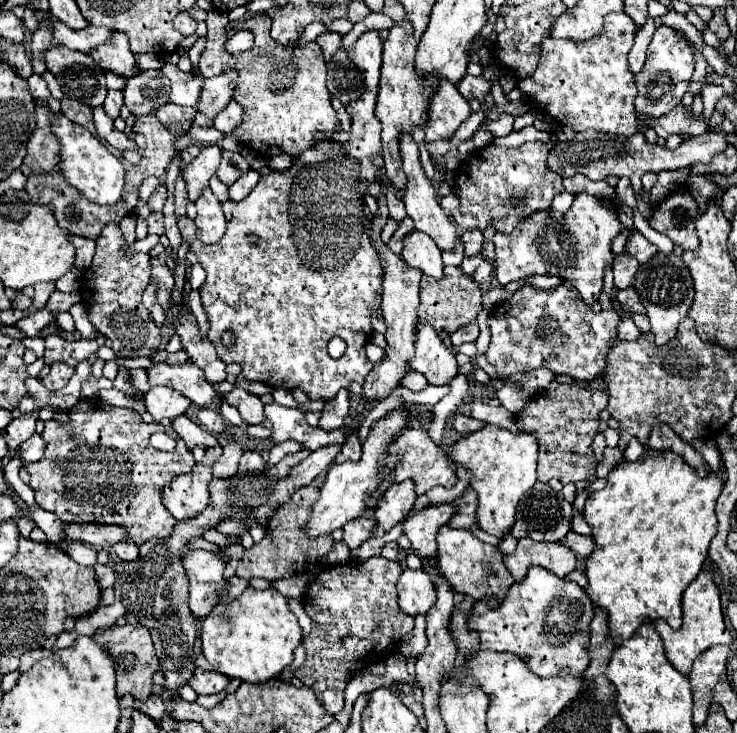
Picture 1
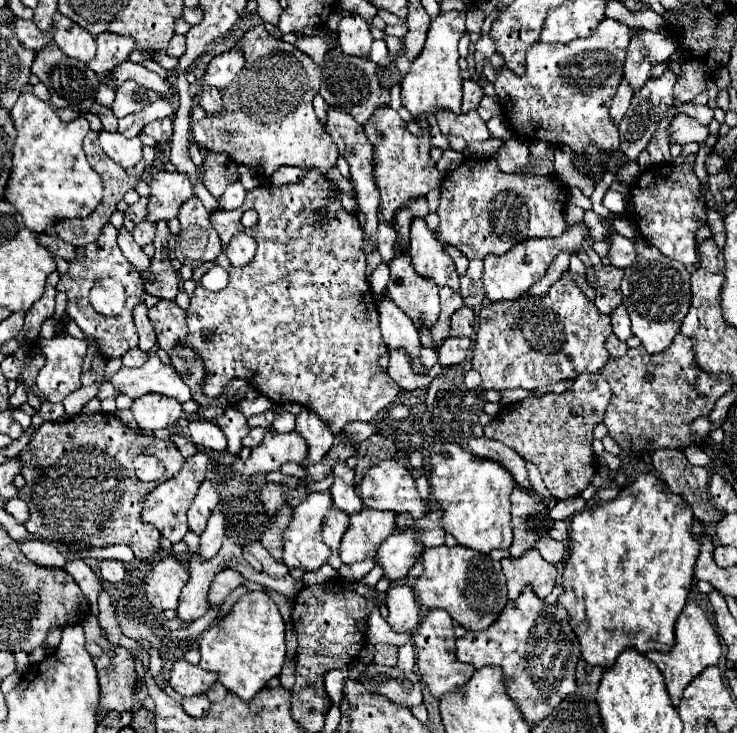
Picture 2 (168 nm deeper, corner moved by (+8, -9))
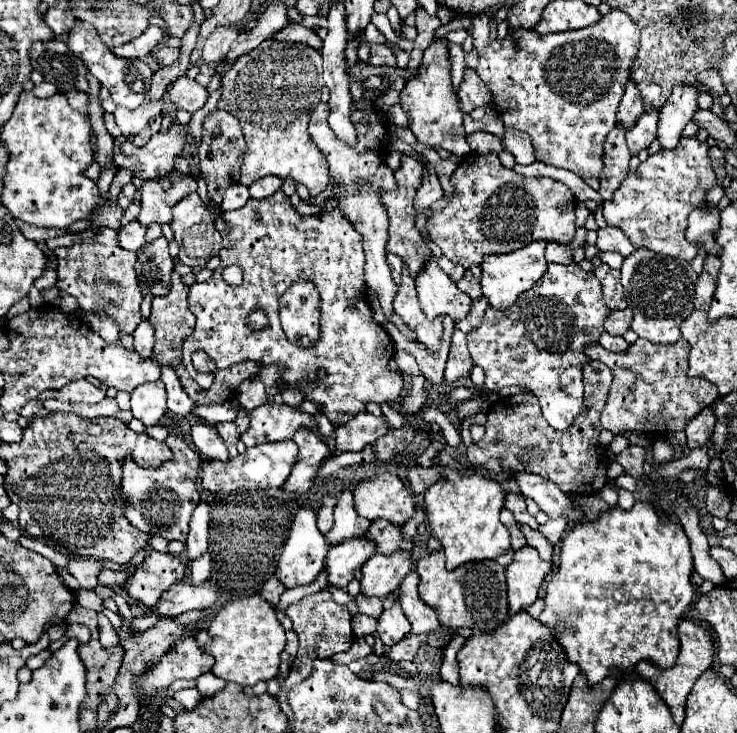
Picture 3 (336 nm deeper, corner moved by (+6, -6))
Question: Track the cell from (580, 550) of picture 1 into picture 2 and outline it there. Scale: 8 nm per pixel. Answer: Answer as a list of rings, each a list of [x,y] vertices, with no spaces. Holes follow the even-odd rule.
[[[541,536],[541,540],[537,542],[537,550],[551,564],[561,564],[569,554],[569,550],[565,548],[563,542],[557,542],[557,540],[549,538],[549,536]]]

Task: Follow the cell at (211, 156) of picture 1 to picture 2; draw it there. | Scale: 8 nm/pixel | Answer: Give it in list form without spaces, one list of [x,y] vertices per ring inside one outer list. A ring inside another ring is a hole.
[[[161,170],[151,178],[149,194],[149,220],[171,220],[177,216],[181,204],[193,198],[193,186],[189,174]]]

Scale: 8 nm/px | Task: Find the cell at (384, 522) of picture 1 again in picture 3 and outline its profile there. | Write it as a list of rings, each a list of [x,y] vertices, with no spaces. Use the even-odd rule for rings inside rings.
[[[367,537],[343,541],[327,551],[327,581],[335,587],[347,587],[353,579],[353,571],[361,569],[363,561],[367,561],[375,553],[375,545]]]

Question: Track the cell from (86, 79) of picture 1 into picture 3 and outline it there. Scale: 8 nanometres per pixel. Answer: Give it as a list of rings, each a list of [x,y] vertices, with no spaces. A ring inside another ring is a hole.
[[[51,39],[51,41],[37,41],[35,45],[31,45],[31,53],[29,53],[31,65],[35,71],[39,71],[49,83],[55,83],[57,89],[61,93],[67,93],[71,89],[77,91],[87,91],[87,67],[83,65],[83,61],[79,61],[79,57],[75,57],[67,43],[63,39]]]

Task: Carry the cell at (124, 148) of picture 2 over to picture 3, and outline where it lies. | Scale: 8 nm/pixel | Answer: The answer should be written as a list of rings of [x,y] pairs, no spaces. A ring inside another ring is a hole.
[[[173,123],[167,131],[159,131],[145,147],[135,147],[131,141],[115,147],[113,159],[117,167],[129,169],[143,181],[155,181],[159,175],[175,171],[175,157],[183,155],[187,143],[187,127]]]

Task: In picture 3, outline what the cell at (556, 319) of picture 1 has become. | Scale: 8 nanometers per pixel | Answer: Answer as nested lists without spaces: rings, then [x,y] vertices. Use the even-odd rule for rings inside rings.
[[[549,263],[539,283],[509,309],[487,309],[479,329],[467,335],[467,347],[475,365],[485,371],[485,387],[489,391],[509,385],[527,387],[539,399],[549,425],[557,431],[567,431],[583,405],[581,367],[589,361],[583,347],[599,341],[607,315],[609,309],[593,271],[583,271],[575,263]]]

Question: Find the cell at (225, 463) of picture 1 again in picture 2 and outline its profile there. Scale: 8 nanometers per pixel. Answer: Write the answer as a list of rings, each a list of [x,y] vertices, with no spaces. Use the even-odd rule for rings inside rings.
[[[205,480],[189,508],[189,528],[197,534],[203,532],[205,528],[205,522],[209,518],[209,514],[213,512],[215,504],[219,502],[219,492],[215,488],[215,482],[213,480]]]

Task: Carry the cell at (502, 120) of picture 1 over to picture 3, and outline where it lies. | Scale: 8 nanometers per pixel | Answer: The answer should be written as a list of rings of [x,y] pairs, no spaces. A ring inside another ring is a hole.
[[[435,39],[427,47],[417,77],[411,79],[401,91],[401,107],[409,119],[407,127],[419,143],[431,149],[443,147],[449,153],[463,157],[469,154],[471,149],[466,141],[465,129],[463,129],[463,113],[461,113],[457,95],[451,87],[451,63],[447,55],[449,55],[447,39]]]

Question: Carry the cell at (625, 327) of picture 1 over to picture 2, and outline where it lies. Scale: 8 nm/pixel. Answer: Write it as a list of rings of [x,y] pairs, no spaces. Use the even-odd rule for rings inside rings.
[[[613,334],[607,338],[605,348],[609,350],[609,354],[611,354],[611,356],[625,356],[625,354],[627,354],[627,350],[629,350],[627,342],[619,340],[619,338],[617,338],[617,336],[613,336]]]

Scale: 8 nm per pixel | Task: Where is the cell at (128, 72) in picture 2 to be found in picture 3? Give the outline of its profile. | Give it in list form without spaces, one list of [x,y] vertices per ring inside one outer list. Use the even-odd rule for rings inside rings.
[[[179,77],[167,91],[169,95],[169,101],[179,107],[179,109],[185,109],[189,113],[195,113],[199,111],[207,99],[209,99],[209,91],[207,87],[199,85],[195,79],[189,79],[189,77]]]

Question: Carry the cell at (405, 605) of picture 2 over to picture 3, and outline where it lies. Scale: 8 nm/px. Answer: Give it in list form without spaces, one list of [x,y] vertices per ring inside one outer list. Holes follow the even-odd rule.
[[[395,601],[395,605],[387,611],[381,613],[381,617],[377,619],[377,637],[381,639],[383,645],[395,645],[401,639],[405,639],[411,633],[411,623],[407,621],[399,601]]]

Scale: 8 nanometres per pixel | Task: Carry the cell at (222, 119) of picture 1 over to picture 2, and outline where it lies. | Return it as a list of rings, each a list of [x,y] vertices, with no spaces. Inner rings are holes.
[[[213,88],[201,90],[199,104],[205,108],[207,116],[219,116],[219,114],[221,114],[221,94],[215,92]]]

